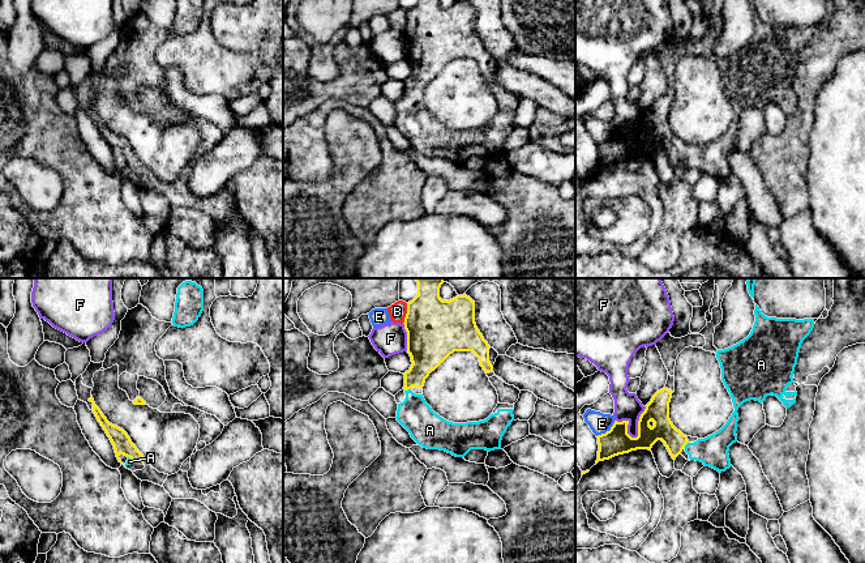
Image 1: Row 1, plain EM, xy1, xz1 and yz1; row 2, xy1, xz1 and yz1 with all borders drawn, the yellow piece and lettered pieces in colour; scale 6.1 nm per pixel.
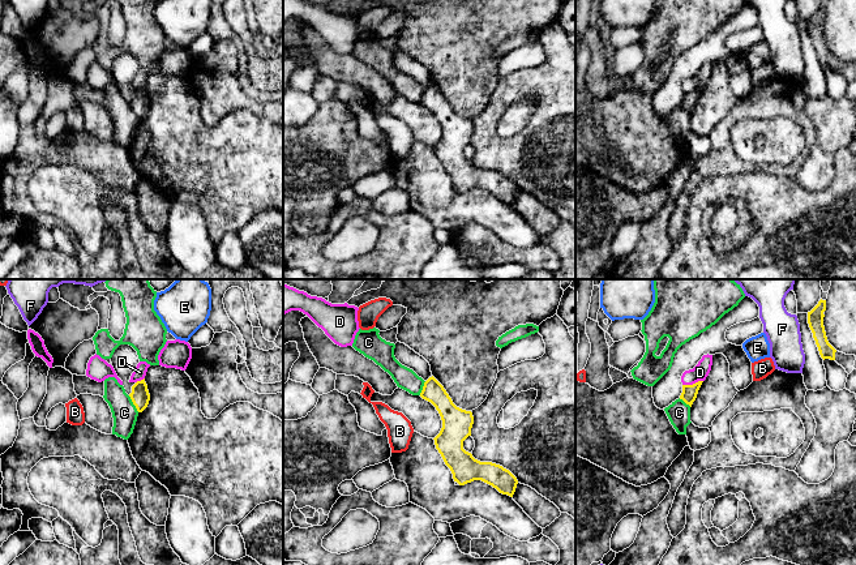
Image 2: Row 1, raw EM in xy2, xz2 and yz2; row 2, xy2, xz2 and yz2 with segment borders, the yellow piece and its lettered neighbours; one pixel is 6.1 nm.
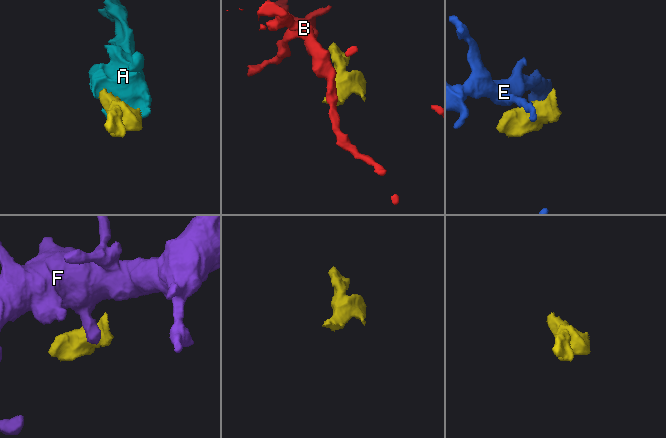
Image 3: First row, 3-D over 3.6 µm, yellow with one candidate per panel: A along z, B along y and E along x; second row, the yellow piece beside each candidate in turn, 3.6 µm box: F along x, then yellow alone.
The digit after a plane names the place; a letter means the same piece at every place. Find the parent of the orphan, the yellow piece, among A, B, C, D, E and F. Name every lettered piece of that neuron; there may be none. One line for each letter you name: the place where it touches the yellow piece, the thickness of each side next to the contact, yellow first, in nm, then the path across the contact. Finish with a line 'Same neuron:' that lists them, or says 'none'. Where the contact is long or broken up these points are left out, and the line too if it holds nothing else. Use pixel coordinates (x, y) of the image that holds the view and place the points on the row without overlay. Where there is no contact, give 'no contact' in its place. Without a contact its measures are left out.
A: xz1 (407, 97) | 200/200 nm | across xz1 (427, 62), (407, 97), (414, 122), (424, 133)
Same neuron: A

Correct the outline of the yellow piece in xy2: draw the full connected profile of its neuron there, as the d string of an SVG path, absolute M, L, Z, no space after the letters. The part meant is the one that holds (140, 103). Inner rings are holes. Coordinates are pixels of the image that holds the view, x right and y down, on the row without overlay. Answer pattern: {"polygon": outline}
{"polygon": "M145 86L141 89L137 89L132 94L132 100L129 102L129 104L138 120L142 120L147 115L150 108L150 102L149 102Z"}

